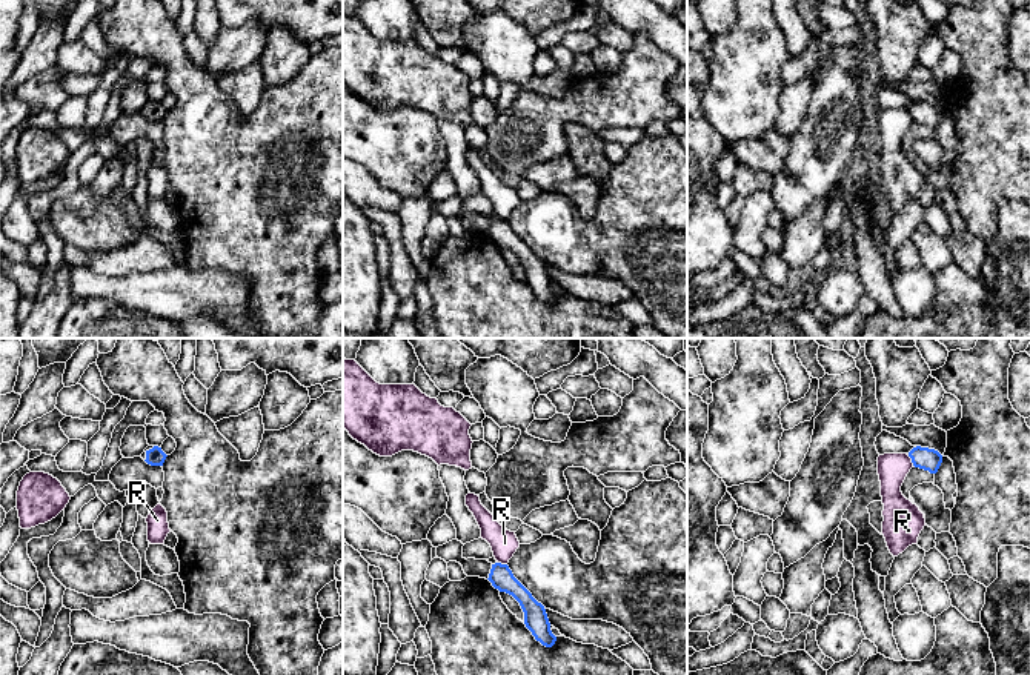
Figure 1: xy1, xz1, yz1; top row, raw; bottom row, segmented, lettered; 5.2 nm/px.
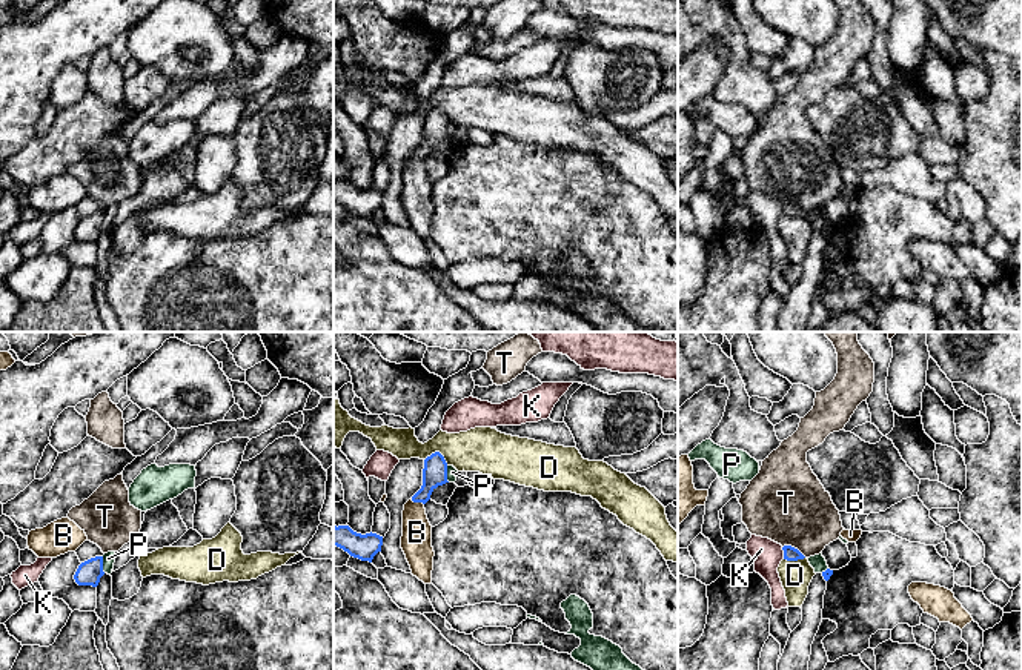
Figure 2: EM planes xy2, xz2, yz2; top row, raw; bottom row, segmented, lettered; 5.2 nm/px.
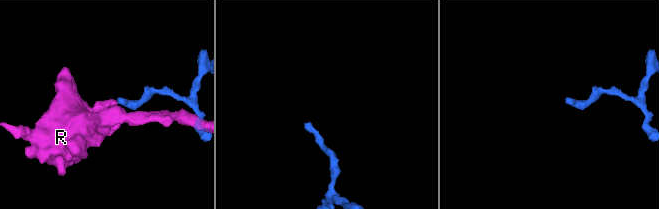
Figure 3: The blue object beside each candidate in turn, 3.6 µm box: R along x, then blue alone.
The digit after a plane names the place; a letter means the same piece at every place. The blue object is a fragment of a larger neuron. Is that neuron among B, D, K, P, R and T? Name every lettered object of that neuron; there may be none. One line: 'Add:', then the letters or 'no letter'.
Add: no letter

